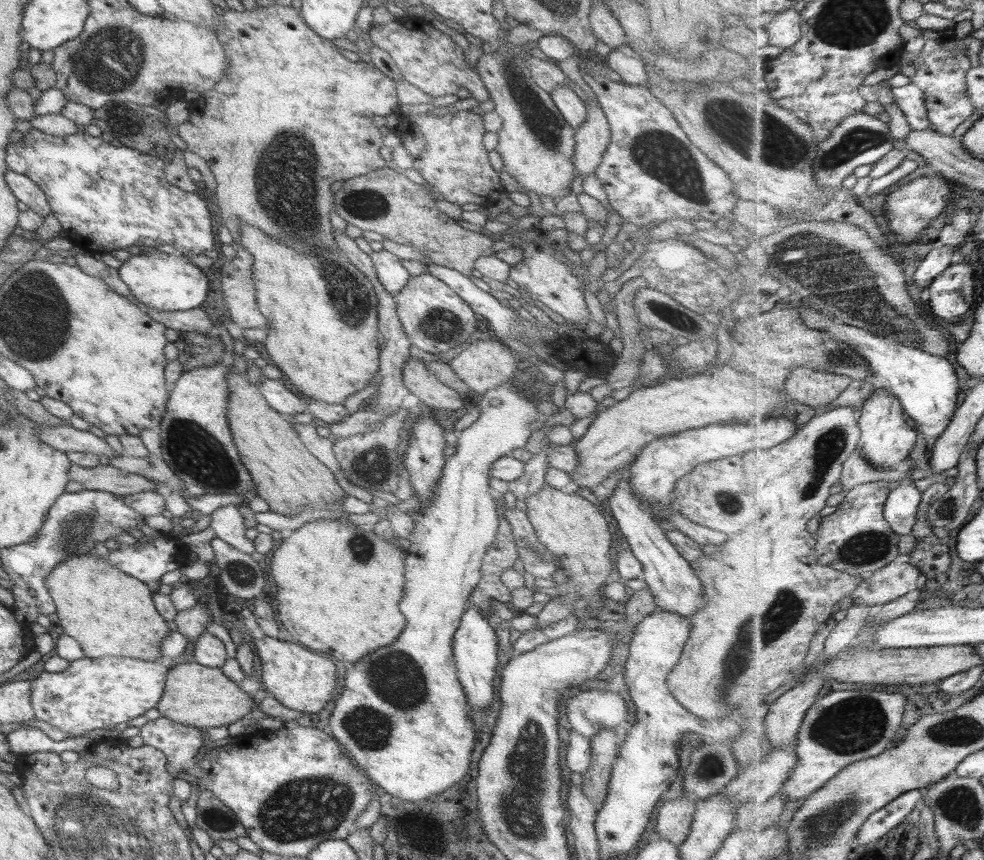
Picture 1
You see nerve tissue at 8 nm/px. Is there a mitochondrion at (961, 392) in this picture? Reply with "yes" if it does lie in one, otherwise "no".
no

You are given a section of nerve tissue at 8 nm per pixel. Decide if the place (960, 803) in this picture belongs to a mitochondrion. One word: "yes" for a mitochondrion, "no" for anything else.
yes

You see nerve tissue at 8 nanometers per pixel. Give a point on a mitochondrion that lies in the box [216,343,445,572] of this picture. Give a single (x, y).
(361, 547)

